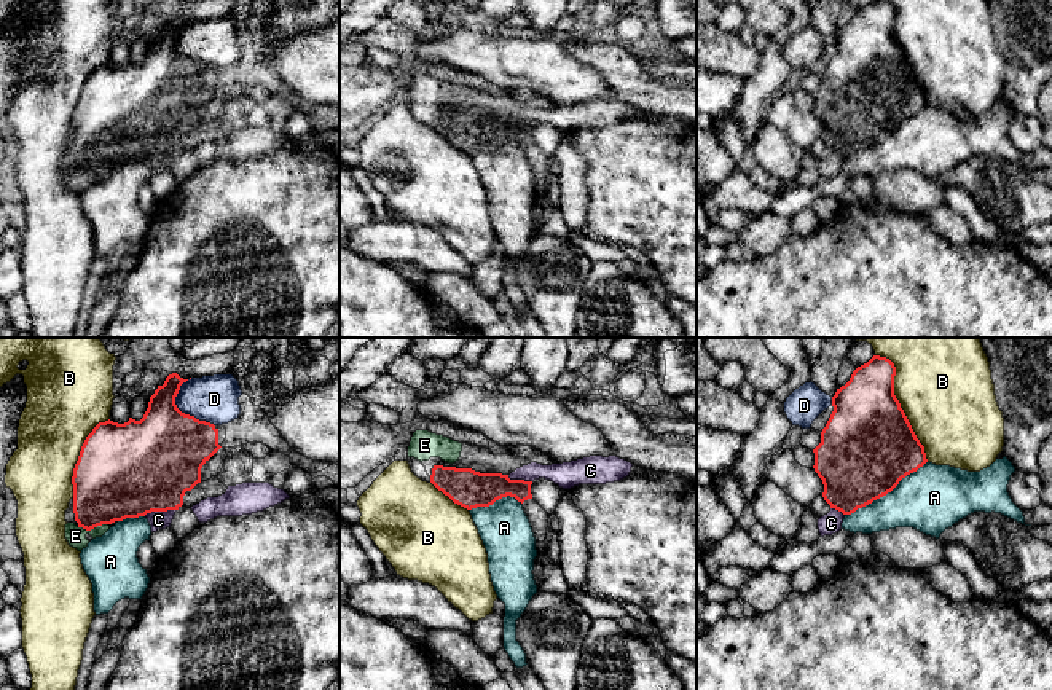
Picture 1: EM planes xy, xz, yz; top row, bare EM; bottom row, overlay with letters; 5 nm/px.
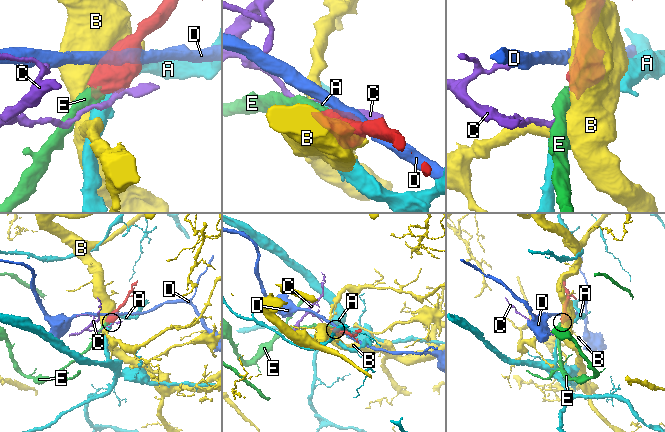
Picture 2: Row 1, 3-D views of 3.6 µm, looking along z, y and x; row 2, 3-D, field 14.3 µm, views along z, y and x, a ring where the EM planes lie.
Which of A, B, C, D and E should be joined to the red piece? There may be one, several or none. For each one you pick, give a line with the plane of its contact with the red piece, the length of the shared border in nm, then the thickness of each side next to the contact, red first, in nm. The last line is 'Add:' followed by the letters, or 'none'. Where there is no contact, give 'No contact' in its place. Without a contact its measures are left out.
E: Touches red in xy. Shared border 160 nm. Thickness 380 nm (red) against 100 nm
Add: E

